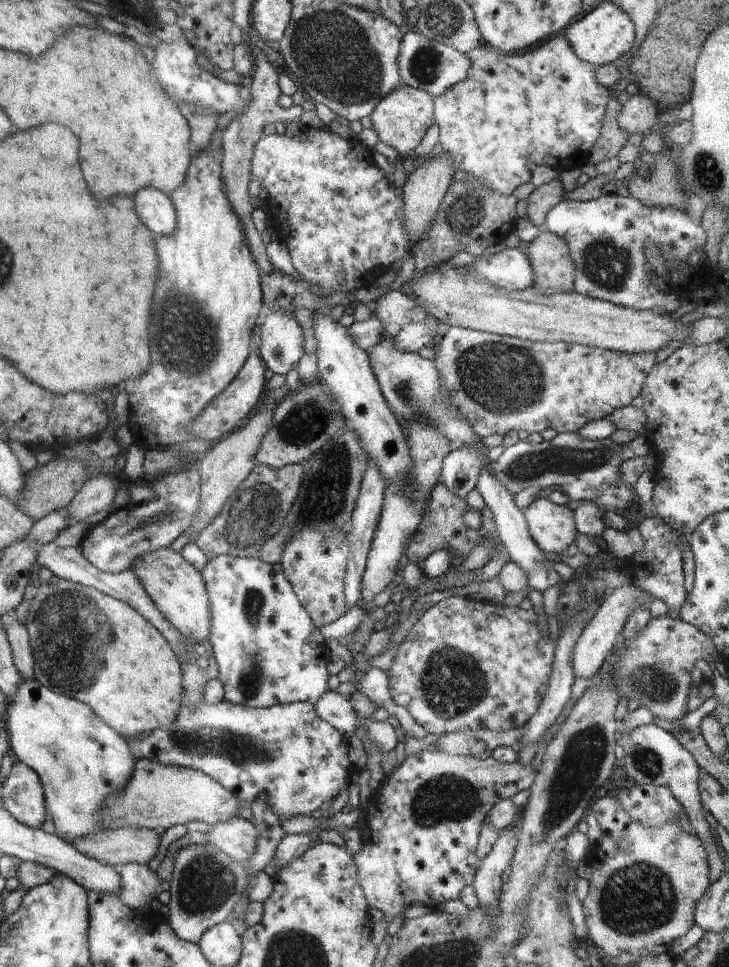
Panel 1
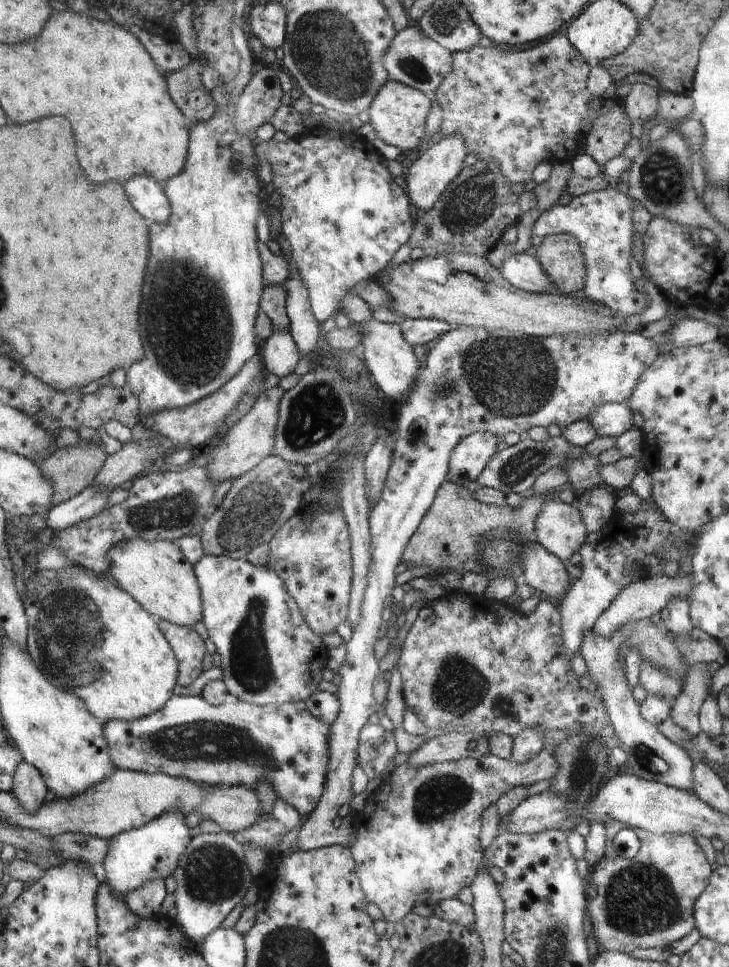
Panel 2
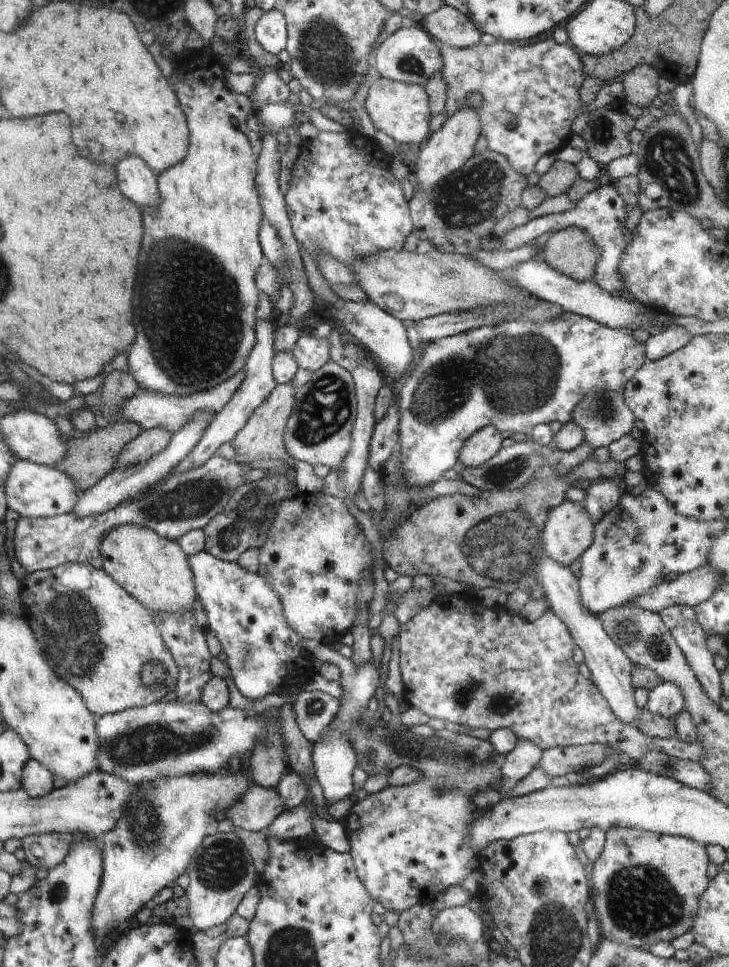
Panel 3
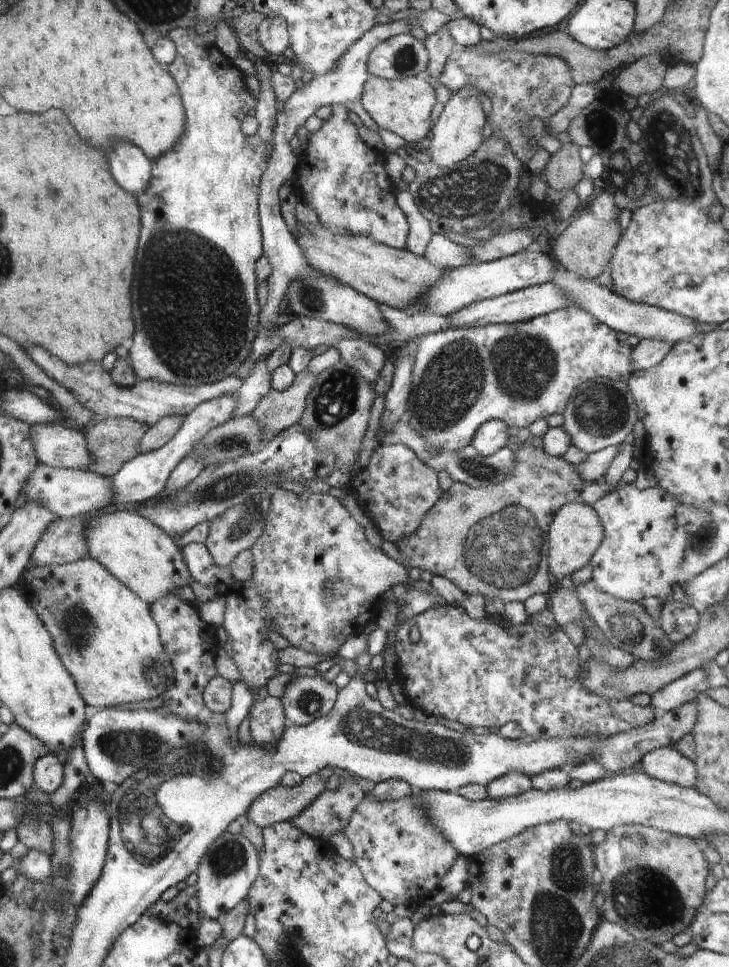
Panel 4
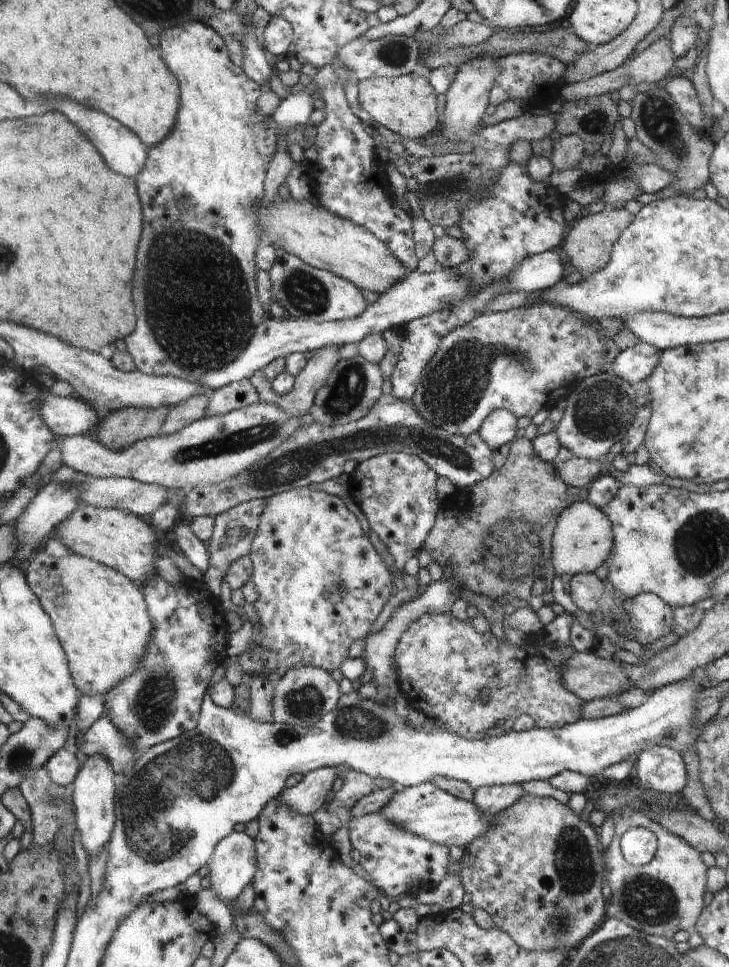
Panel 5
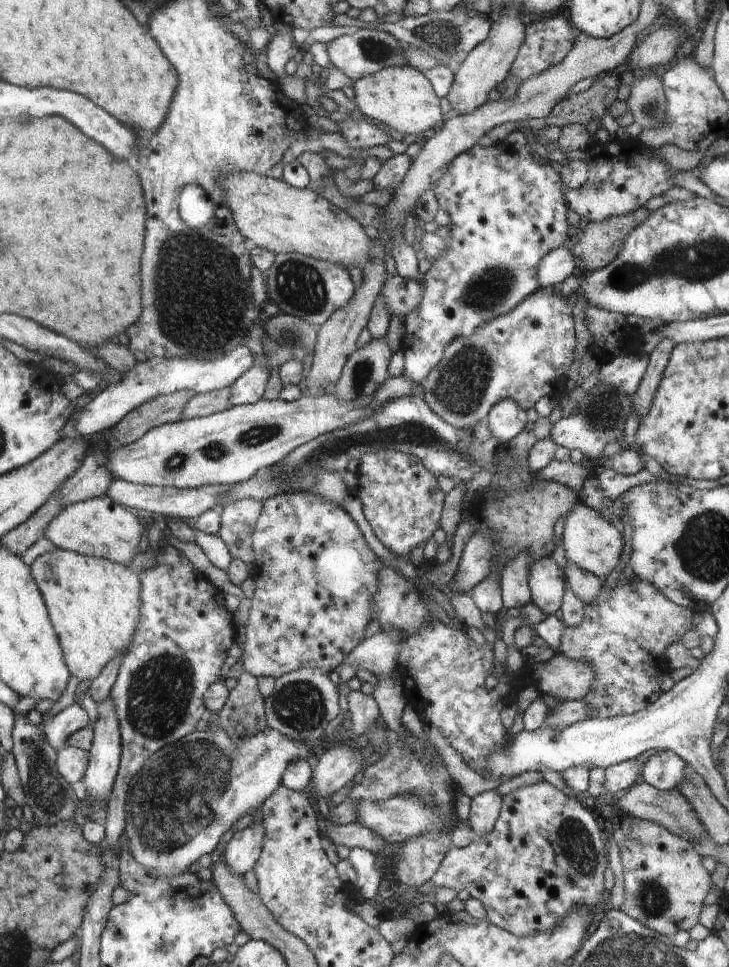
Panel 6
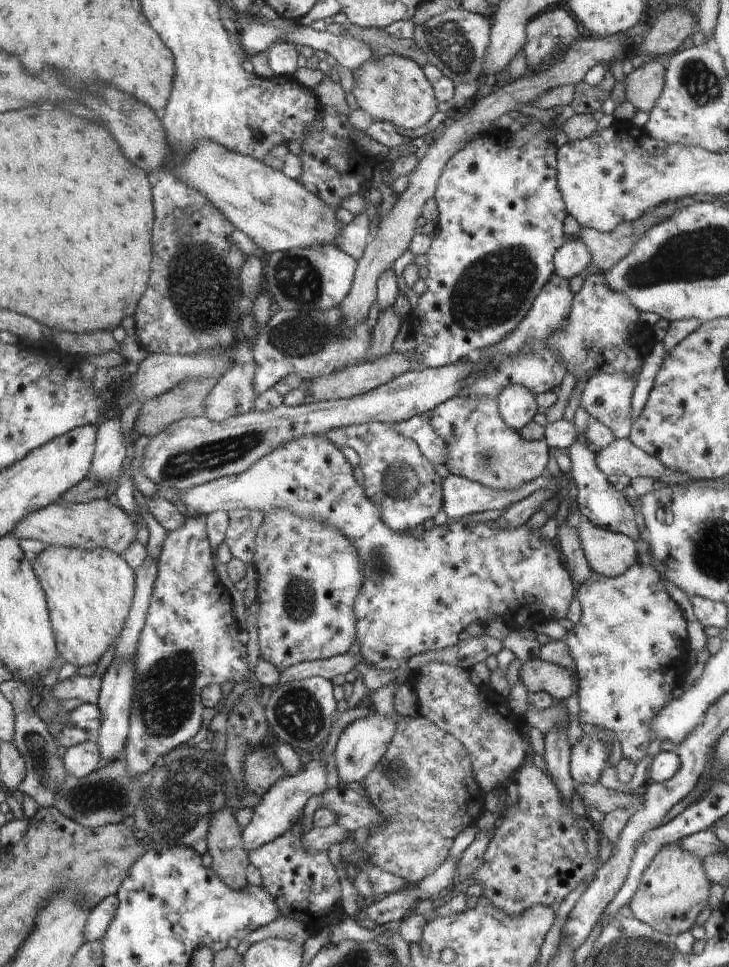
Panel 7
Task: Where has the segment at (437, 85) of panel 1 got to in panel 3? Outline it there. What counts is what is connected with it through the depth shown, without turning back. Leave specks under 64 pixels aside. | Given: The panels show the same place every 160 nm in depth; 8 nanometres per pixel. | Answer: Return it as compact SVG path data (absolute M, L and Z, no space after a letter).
M420 25L416 28L401 27L377 46L373 62L381 77L424 86L426 79L443 66L439 49L434 38Z

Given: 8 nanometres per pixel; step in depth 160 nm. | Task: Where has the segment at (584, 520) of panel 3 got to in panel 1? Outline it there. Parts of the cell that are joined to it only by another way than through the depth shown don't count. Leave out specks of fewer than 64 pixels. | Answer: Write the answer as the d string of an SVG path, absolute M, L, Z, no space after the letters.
M538 497L522 511L531 537L544 552L564 552L579 533L573 506Z

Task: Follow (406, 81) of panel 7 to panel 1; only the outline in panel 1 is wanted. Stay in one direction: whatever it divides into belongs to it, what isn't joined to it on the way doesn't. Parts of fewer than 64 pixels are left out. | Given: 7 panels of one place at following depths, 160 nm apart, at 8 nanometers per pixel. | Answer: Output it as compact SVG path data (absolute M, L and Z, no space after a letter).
M402 84L398 85L391 93L388 93L382 101L376 105L371 116L373 129L379 140L395 148L400 157L404 158L404 152L410 152L421 144L422 136L426 136L427 130L431 128L432 122L432 98L427 91L415 89Z

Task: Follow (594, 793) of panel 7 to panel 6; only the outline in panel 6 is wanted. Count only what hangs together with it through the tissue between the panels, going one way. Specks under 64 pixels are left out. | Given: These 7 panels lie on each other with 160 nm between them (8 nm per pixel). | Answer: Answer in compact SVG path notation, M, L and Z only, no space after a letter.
M639 780L627 790L626 794L615 801L615 806L625 816L631 815L634 820L652 821L671 831L672 834L679 835L683 839L692 842L692 844L701 841L703 836L706 835L704 826L702 826L702 822L690 802L676 789L661 791L650 786L644 780Z

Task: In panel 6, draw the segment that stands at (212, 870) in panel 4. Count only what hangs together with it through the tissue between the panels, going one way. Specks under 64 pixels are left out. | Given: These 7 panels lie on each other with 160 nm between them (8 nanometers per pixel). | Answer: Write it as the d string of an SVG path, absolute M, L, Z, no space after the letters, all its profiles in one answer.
M256 821L247 828L236 831L224 850L225 865L233 872L243 876L255 868L256 861L262 856L265 826Z

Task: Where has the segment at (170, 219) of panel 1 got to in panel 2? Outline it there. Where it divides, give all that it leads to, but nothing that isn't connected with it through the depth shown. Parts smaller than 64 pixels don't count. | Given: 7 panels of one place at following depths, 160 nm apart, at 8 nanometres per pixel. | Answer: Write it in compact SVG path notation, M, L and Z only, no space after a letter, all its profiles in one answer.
M136 175L136 178L128 180L124 186L128 190L128 198L132 198L132 206L136 206L136 210L140 210L144 218L152 222L166 222L171 208L160 184L149 176Z

